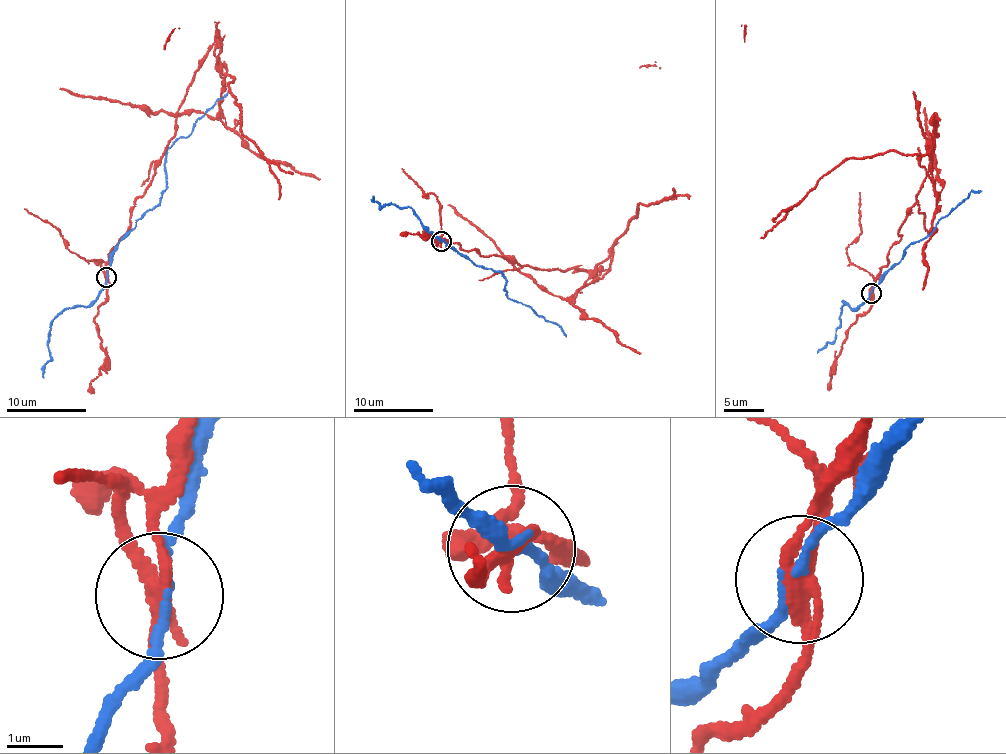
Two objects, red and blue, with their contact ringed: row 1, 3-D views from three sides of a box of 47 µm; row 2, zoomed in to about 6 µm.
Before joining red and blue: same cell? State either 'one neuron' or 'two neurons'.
two neurons

